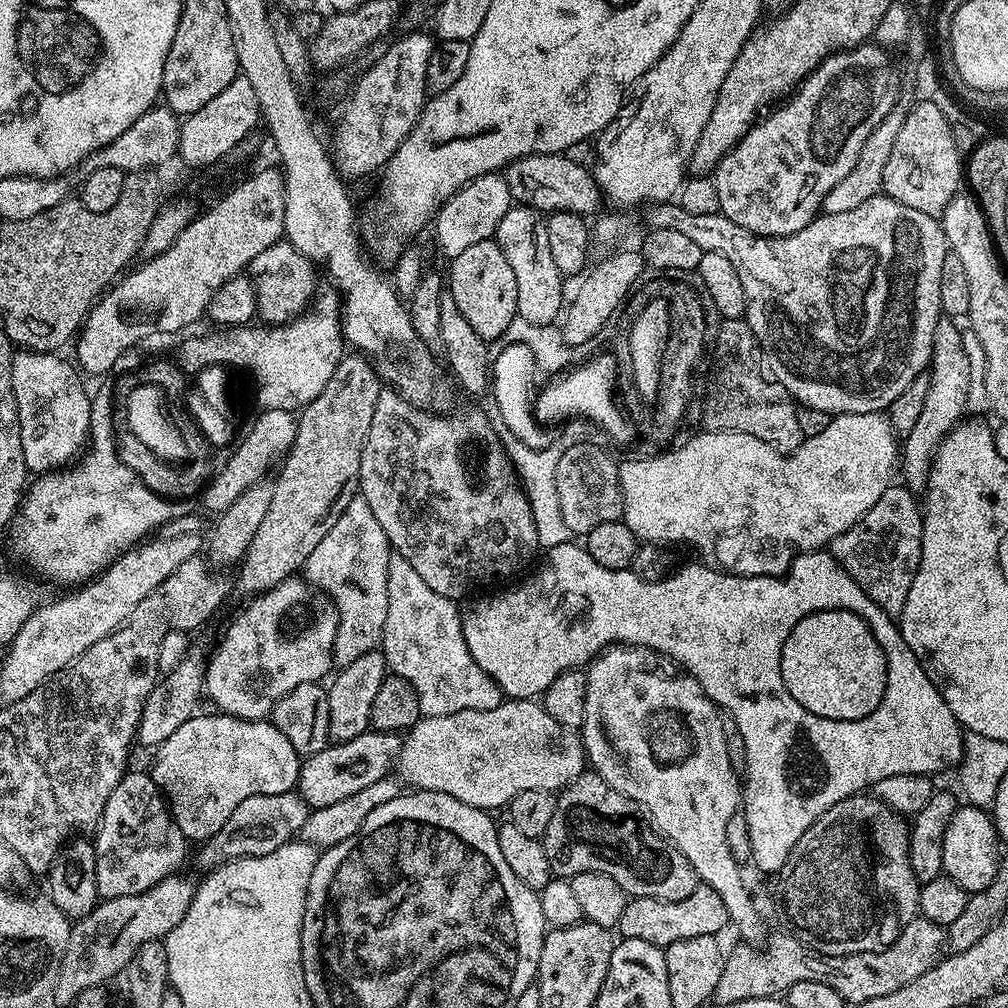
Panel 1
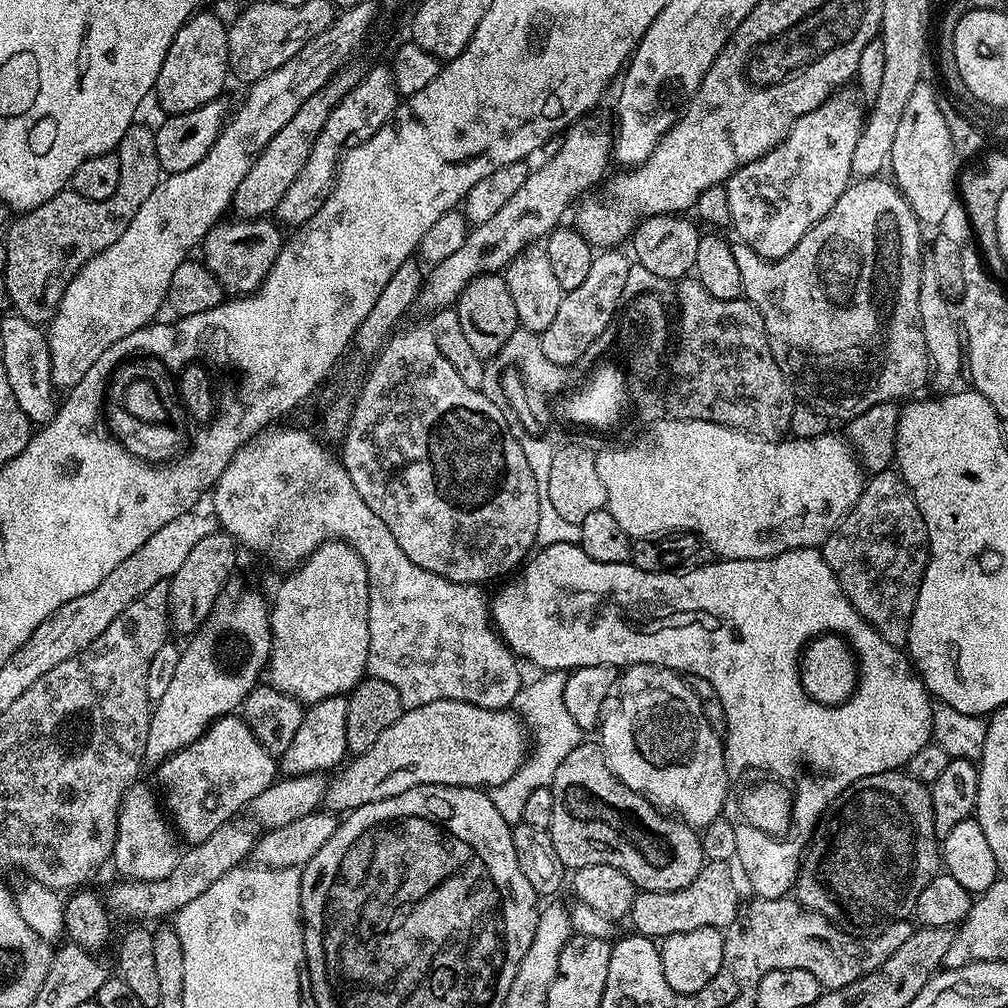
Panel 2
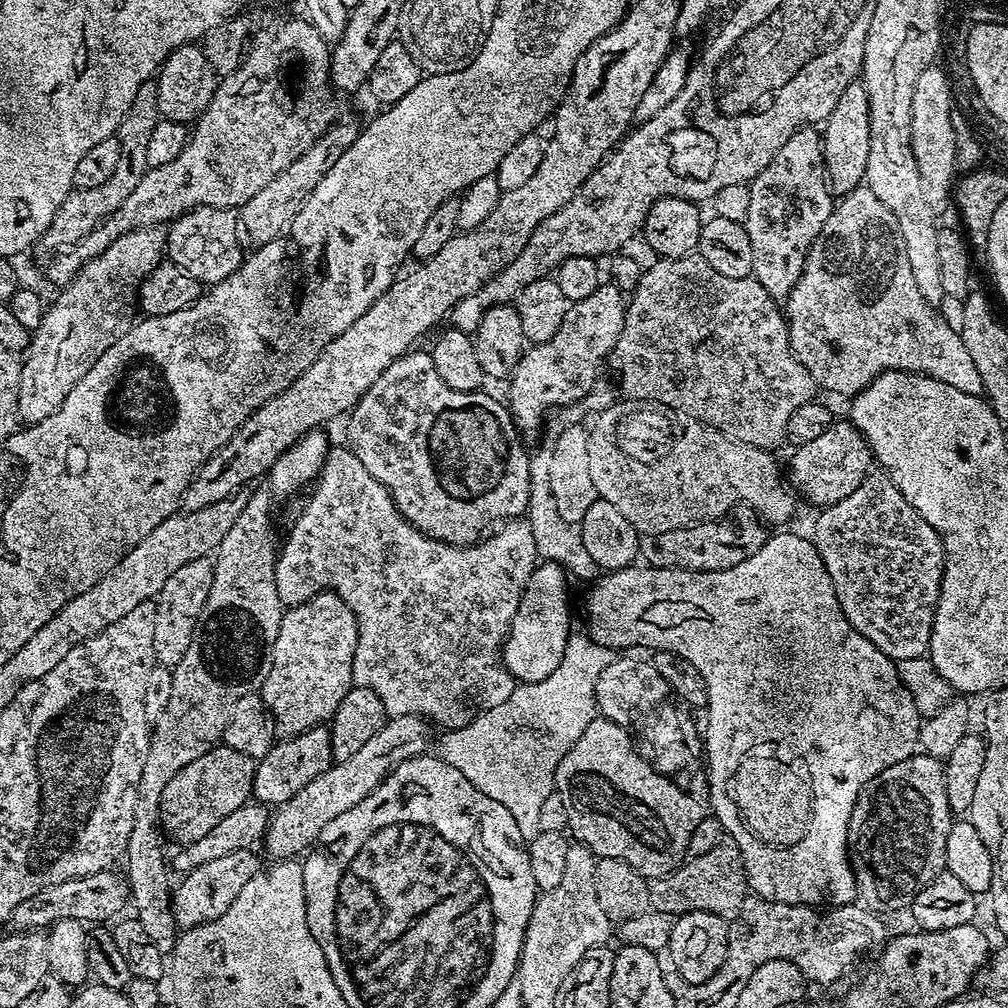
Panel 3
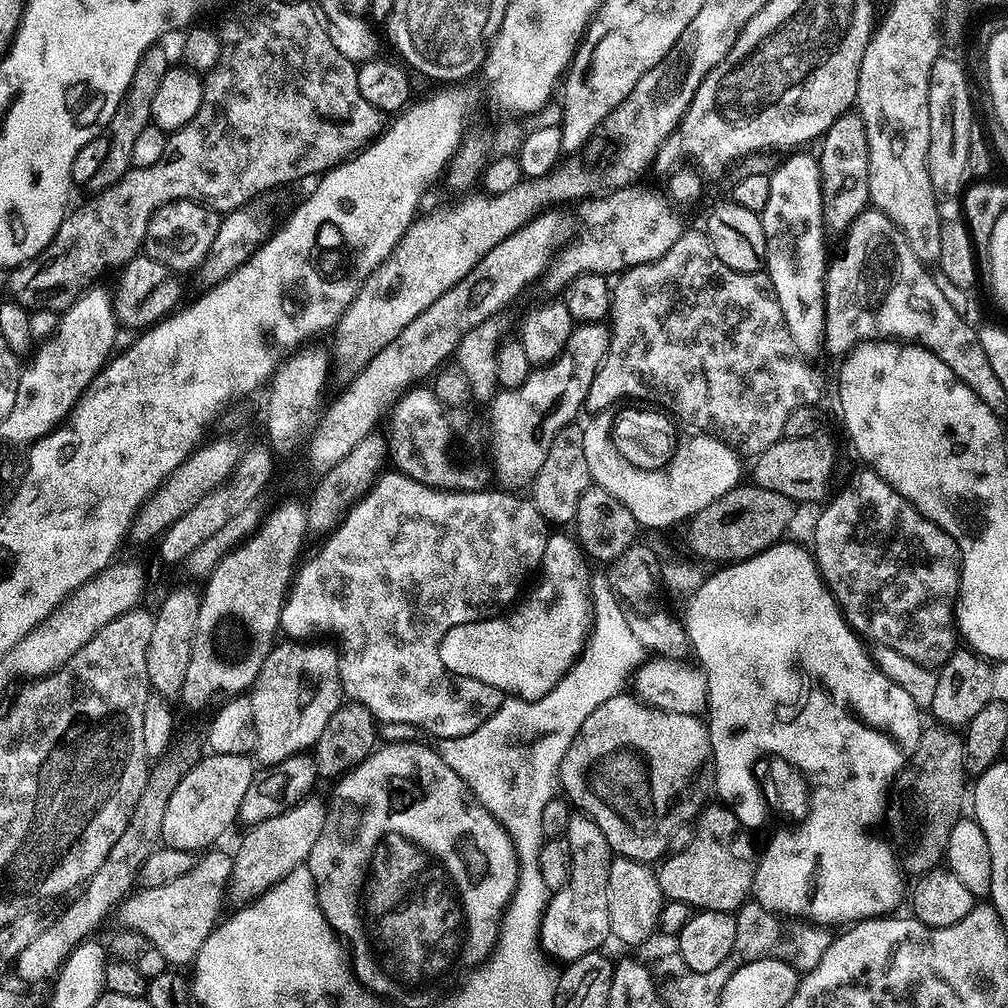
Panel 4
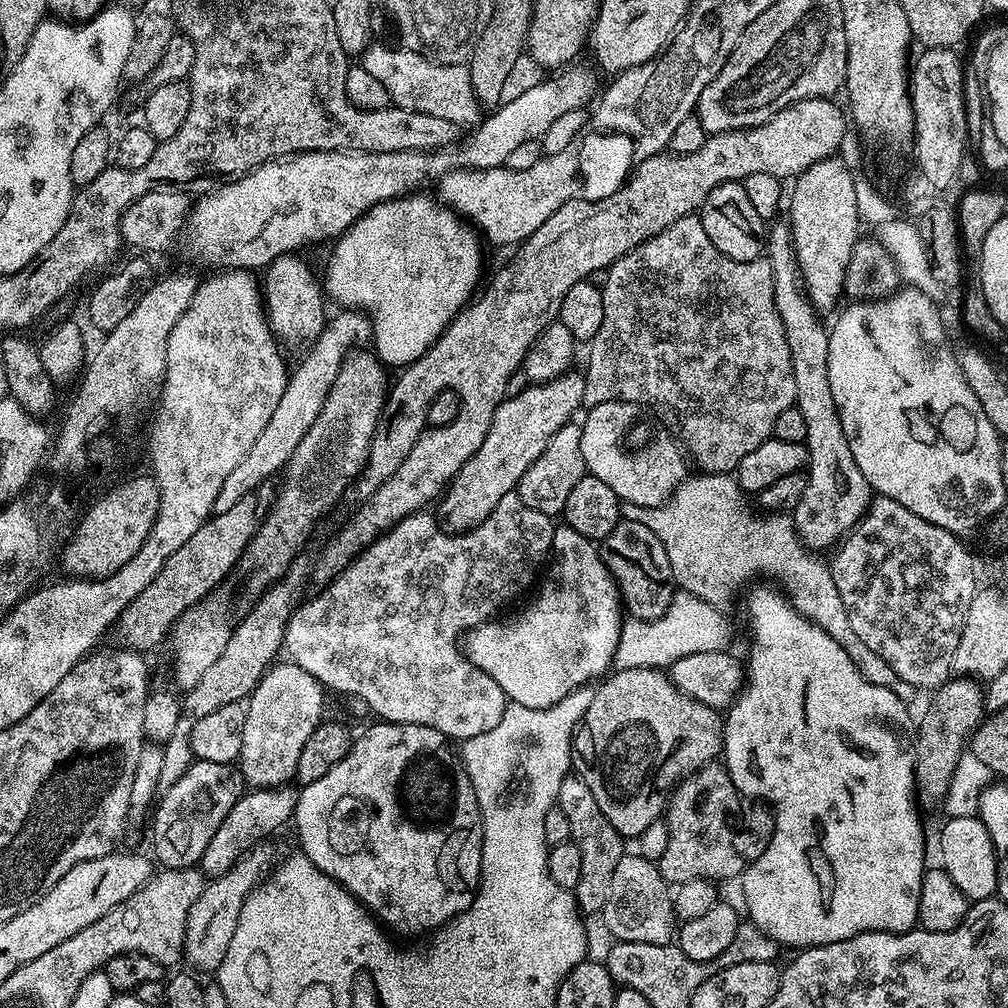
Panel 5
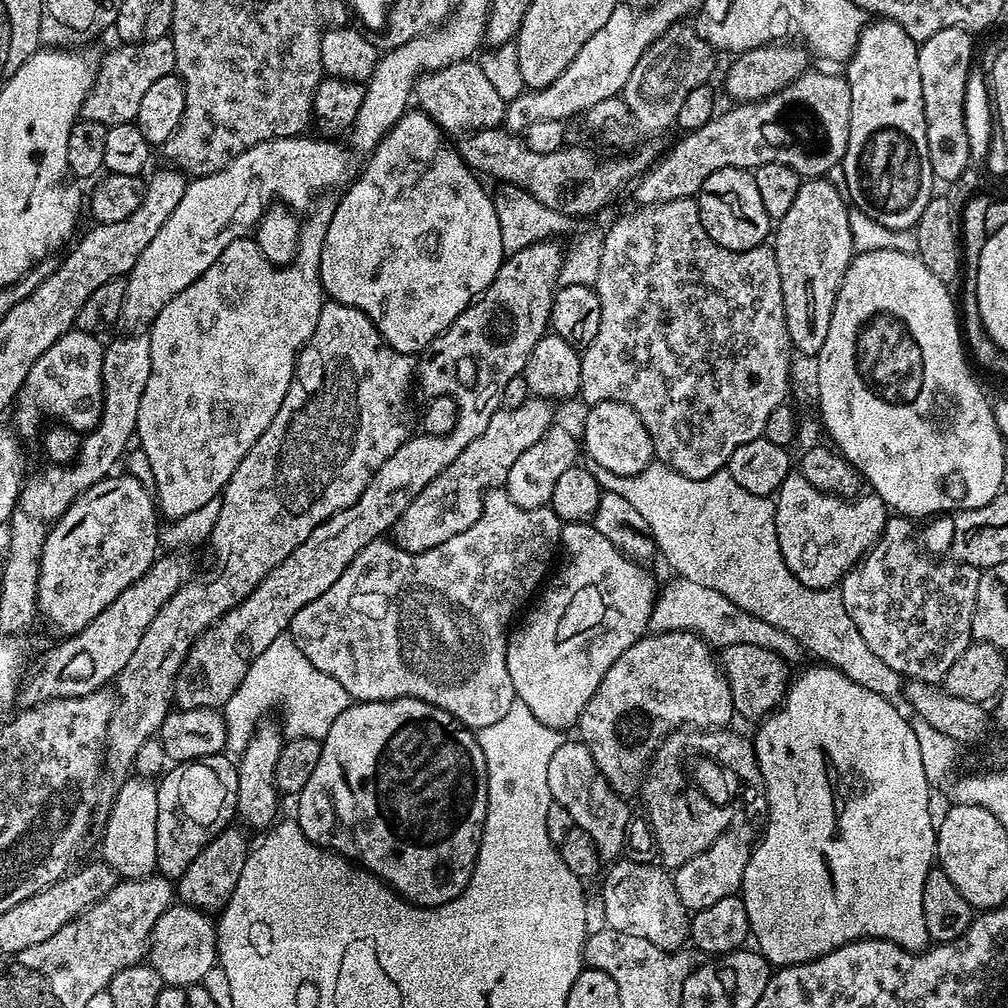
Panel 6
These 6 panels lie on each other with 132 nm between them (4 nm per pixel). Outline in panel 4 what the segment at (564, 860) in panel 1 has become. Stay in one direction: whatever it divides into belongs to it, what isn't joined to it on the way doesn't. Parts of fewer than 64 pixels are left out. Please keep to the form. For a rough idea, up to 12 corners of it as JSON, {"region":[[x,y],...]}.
{"region":[[602,702],[559,787],[651,865],[713,787],[707,723]]}

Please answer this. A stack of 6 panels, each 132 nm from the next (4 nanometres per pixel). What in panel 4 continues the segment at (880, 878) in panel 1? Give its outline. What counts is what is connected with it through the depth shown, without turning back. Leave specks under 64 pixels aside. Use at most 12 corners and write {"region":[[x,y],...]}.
{"region":[[925,727],[892,781],[887,835],[905,873],[944,860],[962,818],[964,741]]}

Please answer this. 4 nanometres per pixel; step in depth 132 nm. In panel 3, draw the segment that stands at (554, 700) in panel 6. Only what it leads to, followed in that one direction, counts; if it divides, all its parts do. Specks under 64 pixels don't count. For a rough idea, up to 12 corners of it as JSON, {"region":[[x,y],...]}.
{"region":[[537,563],[504,637],[504,669],[542,682],[573,631],[565,568]]}

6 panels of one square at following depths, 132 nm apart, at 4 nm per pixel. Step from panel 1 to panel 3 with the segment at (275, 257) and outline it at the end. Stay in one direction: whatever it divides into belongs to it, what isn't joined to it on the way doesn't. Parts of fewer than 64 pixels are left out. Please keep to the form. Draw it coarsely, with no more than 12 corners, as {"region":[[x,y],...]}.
{"region":[[193,208],[171,221],[166,256],[211,279],[246,255],[235,211]]}

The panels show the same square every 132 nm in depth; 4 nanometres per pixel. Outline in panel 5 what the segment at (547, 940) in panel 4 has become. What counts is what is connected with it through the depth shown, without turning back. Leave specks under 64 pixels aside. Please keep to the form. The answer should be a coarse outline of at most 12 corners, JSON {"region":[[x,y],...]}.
{"region":[[567,775],[559,807],[582,854],[581,913],[603,913],[626,854],[590,788]]}

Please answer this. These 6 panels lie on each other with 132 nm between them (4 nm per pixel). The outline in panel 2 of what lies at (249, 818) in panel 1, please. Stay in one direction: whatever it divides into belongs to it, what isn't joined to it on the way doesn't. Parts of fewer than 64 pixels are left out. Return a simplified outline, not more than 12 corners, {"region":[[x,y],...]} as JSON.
{"region":[[229,822],[185,847],[161,880],[106,895],[128,922],[171,917],[251,857],[253,825]]}

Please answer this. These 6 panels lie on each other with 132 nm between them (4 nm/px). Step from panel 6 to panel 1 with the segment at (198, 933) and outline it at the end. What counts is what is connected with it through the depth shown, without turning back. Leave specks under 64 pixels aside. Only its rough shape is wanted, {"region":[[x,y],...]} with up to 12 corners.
{"region":[[535,699],[425,716],[399,779],[485,810],[559,793],[586,753]]}

